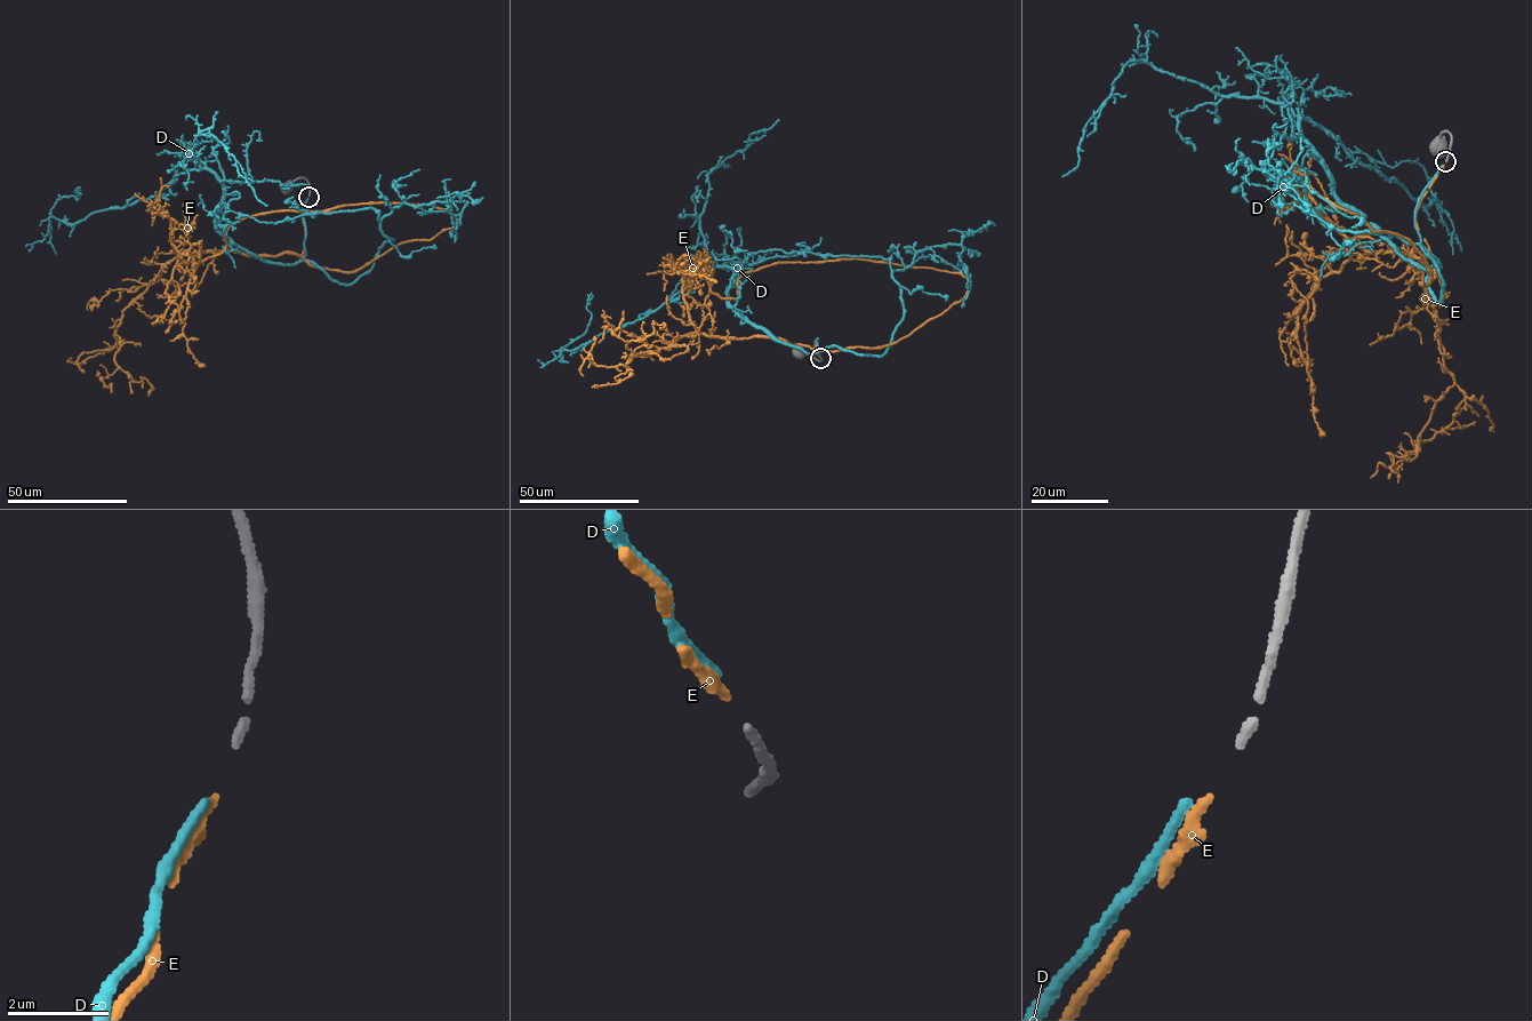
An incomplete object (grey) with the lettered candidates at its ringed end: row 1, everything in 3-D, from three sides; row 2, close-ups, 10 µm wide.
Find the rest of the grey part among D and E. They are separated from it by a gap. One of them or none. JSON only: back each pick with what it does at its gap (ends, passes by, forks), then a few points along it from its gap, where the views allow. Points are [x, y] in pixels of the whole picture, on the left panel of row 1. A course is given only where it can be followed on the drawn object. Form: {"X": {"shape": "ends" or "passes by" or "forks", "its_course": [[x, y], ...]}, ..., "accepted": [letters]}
{"E": {"shape": "ends", "its_course": [[307, 198], [302, 256], [346, 272], [457, 223], [419, 204], [277, 212]]}, "accepted": ["E"]}

